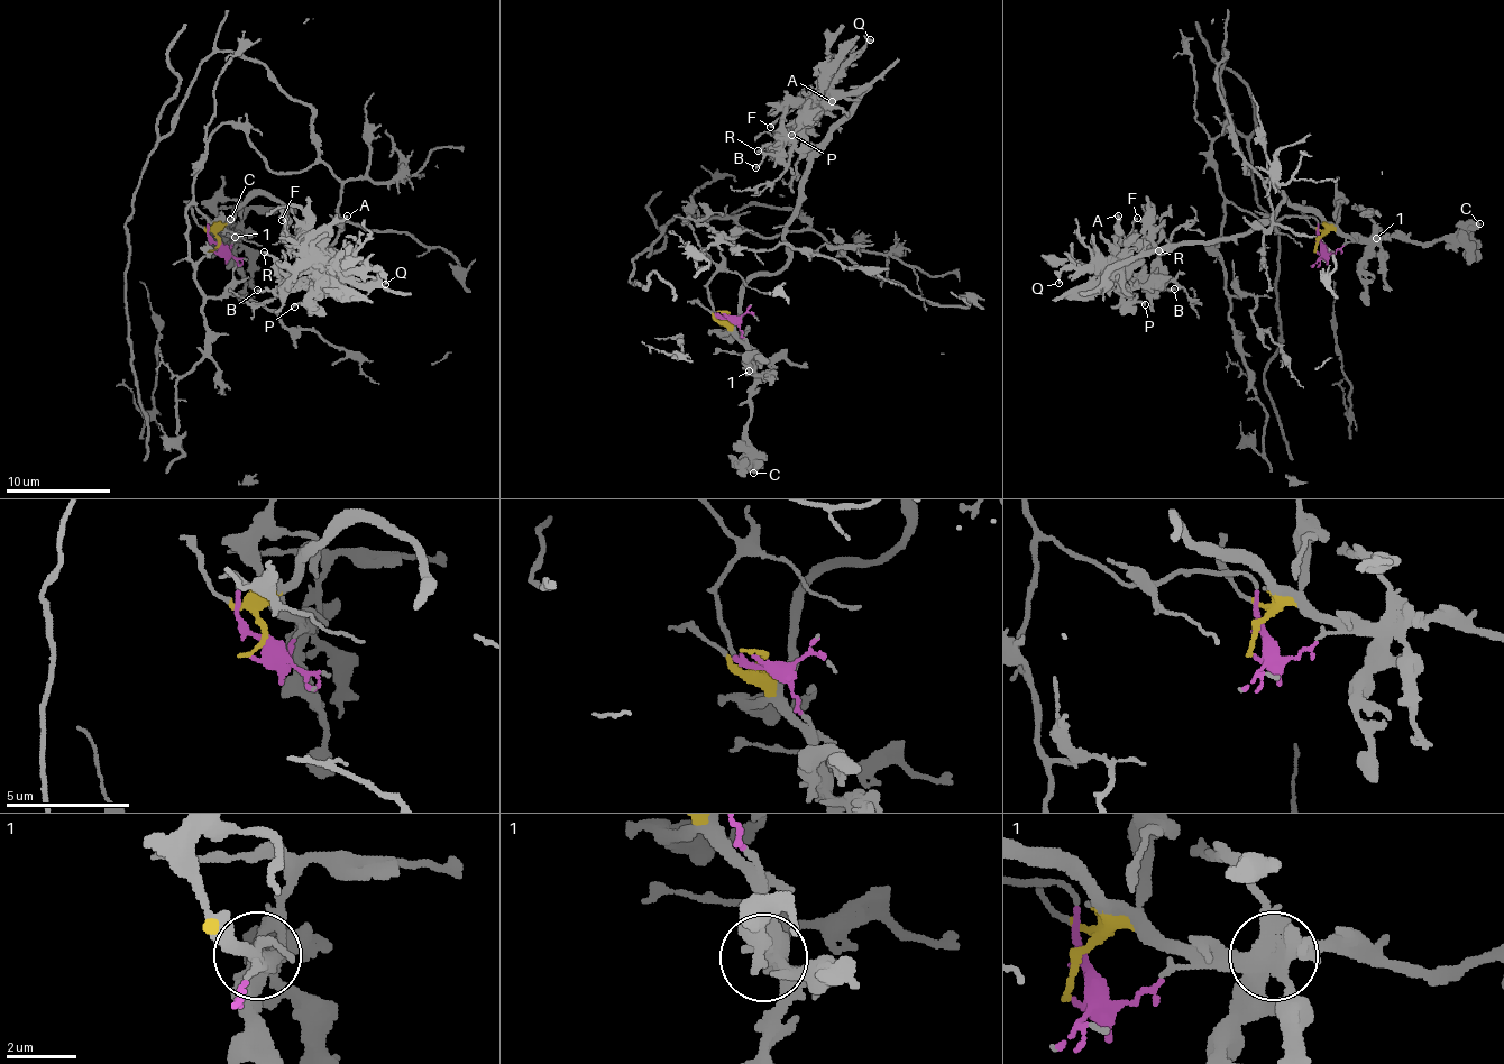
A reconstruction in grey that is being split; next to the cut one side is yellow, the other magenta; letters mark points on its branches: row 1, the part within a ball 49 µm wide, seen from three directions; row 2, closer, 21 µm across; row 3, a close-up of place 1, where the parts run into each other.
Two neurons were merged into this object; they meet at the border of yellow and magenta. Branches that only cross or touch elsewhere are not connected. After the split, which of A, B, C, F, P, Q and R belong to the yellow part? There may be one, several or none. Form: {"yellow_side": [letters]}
{"yellow_side": ["A", "B", "C", "F", "P", "Q", "R"]}

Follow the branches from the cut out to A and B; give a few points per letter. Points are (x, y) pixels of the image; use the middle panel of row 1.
A: (723, 311), (731, 321), (754, 276), (787, 264), (786, 230), (808, 154), (837, 120), (797, 101), (831, 101)
B: (723, 311), (731, 321), (754, 276), (787, 264), (786, 230), (808, 154), (837, 120), (805, 112), (755, 168)

